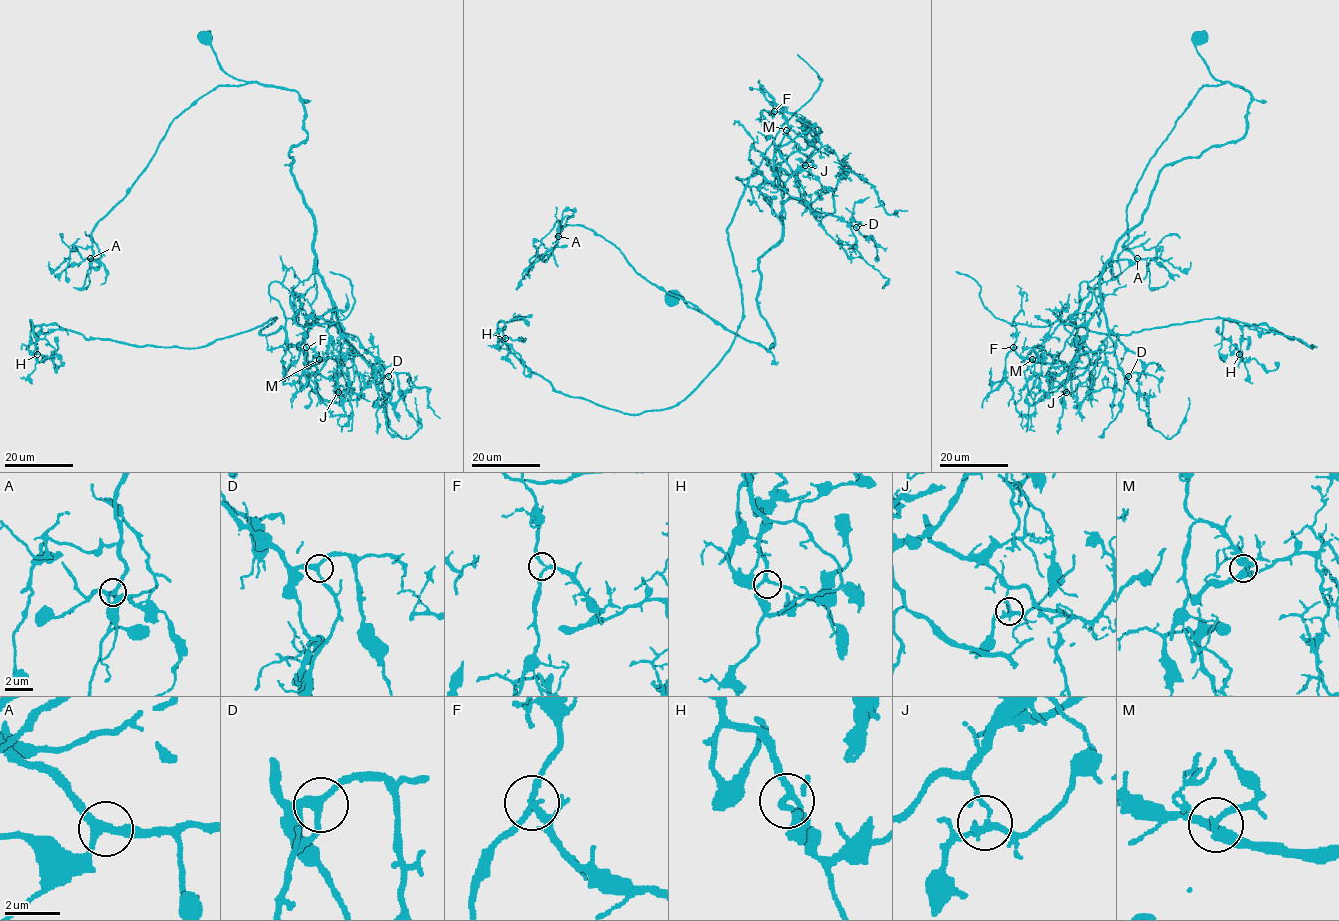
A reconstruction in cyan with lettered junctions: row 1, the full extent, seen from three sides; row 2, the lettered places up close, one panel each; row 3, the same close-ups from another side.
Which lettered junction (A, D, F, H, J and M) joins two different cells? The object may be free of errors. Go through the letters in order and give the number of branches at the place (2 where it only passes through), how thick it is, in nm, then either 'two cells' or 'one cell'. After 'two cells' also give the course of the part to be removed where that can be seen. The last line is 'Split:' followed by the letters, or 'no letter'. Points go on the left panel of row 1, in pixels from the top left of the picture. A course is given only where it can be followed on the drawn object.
A: 3 | 240 nm | one cell
D: 3 | 240 nm | one cell
F: 3 | 180 nm | one cell
H: 3 | 190 nm | one cell
J: 3 | 200 nm | two cells | (338, 391), (281, 327), (259, 333), (275, 318), (191, 348), (30, 320), (36, 359), (56, 371), (64, 362)
M: 3 | 320 nm | one cell
Split: J

